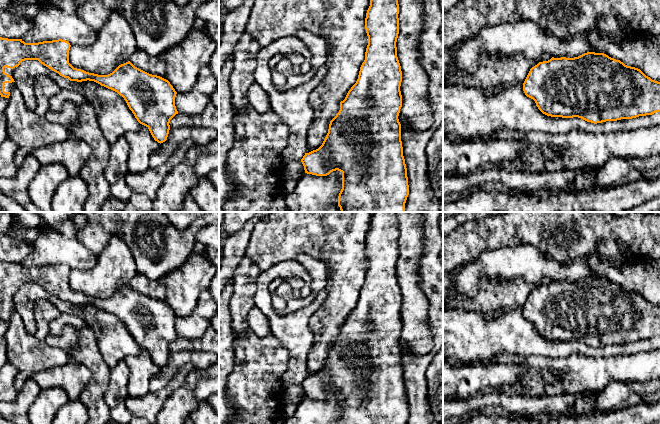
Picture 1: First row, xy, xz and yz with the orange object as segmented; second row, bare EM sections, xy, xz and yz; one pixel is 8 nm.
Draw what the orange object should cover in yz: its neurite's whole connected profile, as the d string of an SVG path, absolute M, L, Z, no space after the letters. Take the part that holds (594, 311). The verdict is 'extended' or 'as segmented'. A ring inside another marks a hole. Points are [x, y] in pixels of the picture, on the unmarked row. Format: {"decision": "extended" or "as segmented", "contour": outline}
{"decision": "as segmented", "contour": "M587 276L574 282L552 281L539 286L530 293L523 315L547 340L578 341L594 348L660 336L660 306L604 277Z"}

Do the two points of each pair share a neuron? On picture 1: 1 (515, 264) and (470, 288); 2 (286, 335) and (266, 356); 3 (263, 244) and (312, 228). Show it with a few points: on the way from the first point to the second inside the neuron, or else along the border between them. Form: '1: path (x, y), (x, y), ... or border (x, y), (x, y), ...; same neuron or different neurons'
1: path (502, 264), (484, 265), (474, 275); same neuron
2: border (271, 333), (288, 352), (287, 365); different neurons
3: path (275, 238), (285, 236), (290, 231), (300, 228); same neuron

